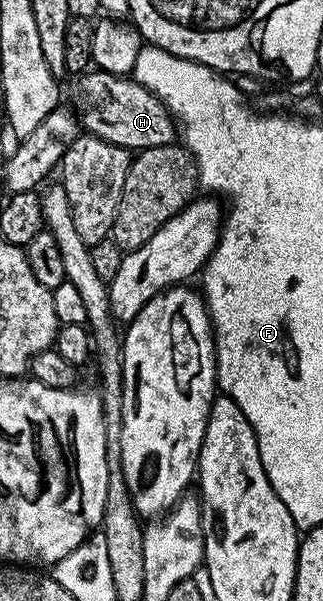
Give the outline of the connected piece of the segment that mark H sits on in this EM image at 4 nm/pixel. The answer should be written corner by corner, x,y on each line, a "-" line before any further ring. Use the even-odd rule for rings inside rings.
97,68
91,69
91,74
86,74
79,80
78,86
82,89
82,102
86,107
80,110
80,126
85,133
94,134
100,140
108,140
125,150
137,152
148,148
160,148
171,145
175,141
176,119
168,107
162,103
152,92
144,89
139,82
130,76
109,74

